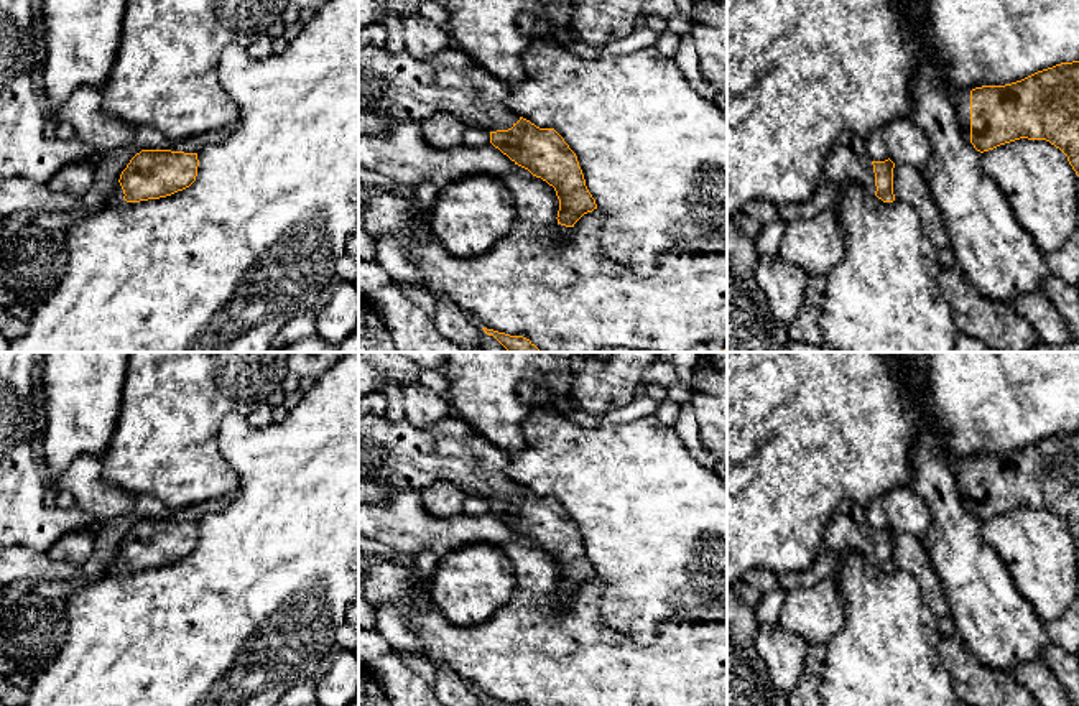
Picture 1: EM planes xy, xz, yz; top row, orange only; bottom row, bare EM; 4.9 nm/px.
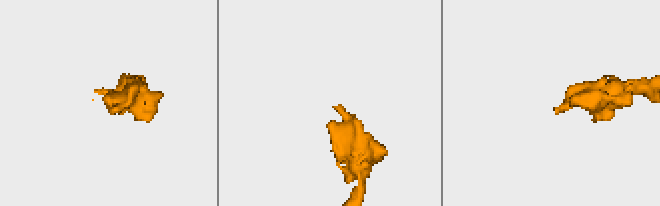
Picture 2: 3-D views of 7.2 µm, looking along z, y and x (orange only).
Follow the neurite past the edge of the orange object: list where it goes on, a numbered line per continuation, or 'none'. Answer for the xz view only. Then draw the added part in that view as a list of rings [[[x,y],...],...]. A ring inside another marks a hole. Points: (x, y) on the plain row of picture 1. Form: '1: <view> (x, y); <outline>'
1: xz (402, 456); [[[380,413],[359,415],[359,482],[380,481],[391,492],[401,492],[423,490],[433,482],[442,481],[454,484],[467,497],[497,500],[508,499],[520,489],[520,484],[507,476],[508,462],[510,458],[505,451],[474,431],[462,418],[446,418],[434,428],[421,430],[406,420],[391,421]]]

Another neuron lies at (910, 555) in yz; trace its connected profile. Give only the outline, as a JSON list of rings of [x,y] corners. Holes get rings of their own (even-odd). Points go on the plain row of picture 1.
[[[895,532],[893,563],[896,569],[915,576],[923,602],[938,619],[951,614],[947,592],[931,564],[923,540],[910,533]]]

